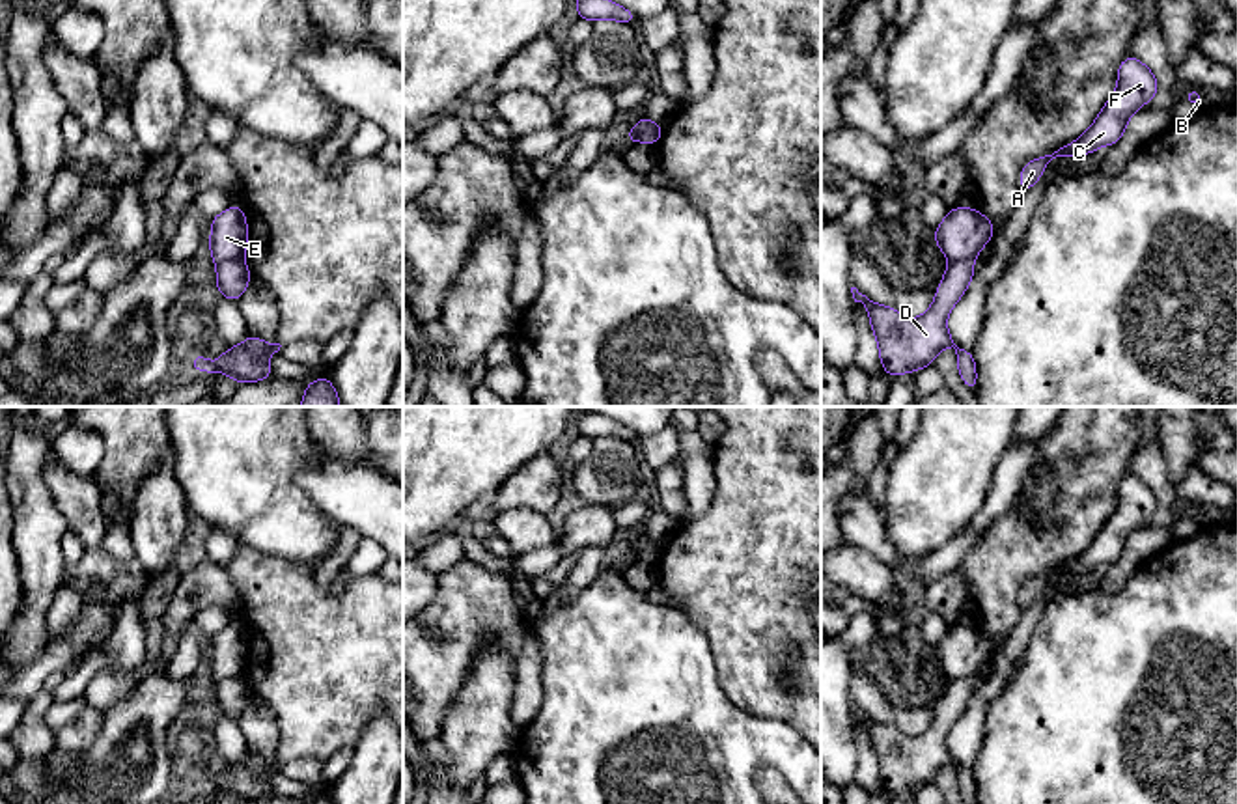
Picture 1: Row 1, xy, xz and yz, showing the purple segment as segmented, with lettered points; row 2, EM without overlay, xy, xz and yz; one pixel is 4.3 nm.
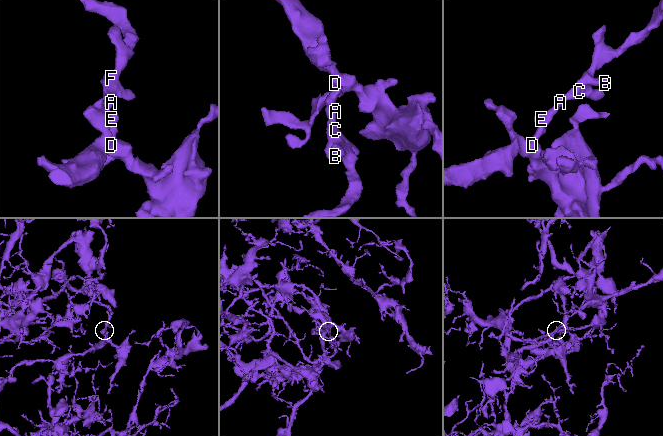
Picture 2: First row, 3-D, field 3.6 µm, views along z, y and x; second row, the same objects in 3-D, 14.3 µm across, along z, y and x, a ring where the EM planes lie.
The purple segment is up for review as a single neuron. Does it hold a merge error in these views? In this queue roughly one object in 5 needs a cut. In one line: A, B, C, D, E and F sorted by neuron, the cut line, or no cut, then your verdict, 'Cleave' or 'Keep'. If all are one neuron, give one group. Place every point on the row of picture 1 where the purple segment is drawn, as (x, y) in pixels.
Groups: A B C E F / D. Split along xy (241, 256), (217, 265). Cleave

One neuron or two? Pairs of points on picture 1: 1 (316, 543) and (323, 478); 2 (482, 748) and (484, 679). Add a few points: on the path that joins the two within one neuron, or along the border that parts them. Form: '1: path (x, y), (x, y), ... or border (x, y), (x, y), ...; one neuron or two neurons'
1: path (316, 526), (316, 495); one neuron
2: path (482, 732), (484, 696); one neuron

